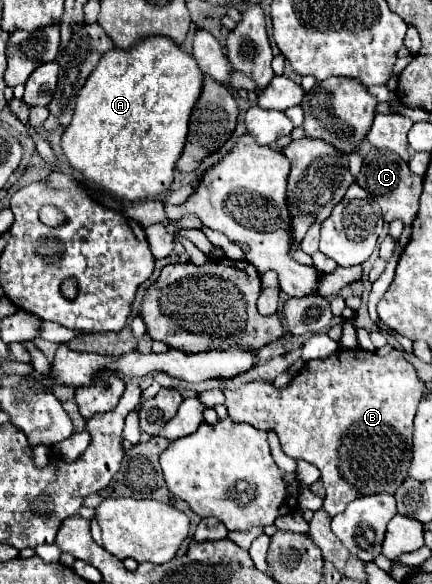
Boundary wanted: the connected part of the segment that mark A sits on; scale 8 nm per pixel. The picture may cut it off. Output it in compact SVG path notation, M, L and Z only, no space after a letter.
M146 38L130 50L112 48L94 68L82 86L70 126L62 132L62 152L72 170L76 170L94 188L122 200L154 200L170 190L174 182L176 160L182 154L190 112L202 90L202 70L192 54L182 52L170 38Z

